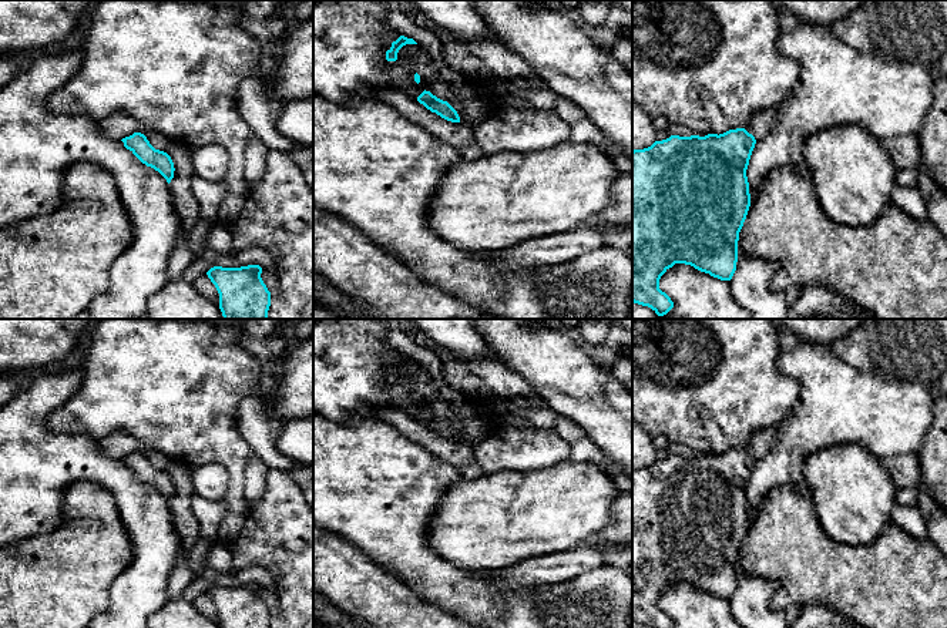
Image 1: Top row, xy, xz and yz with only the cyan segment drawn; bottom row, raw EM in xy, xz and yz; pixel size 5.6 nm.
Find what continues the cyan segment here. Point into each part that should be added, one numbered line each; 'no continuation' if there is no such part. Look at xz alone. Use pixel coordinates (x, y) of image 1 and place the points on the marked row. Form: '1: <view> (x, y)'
no continuation

